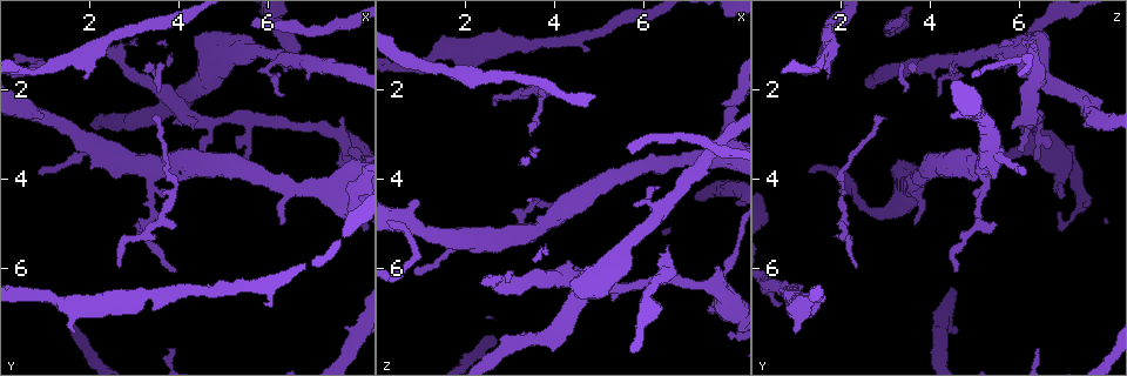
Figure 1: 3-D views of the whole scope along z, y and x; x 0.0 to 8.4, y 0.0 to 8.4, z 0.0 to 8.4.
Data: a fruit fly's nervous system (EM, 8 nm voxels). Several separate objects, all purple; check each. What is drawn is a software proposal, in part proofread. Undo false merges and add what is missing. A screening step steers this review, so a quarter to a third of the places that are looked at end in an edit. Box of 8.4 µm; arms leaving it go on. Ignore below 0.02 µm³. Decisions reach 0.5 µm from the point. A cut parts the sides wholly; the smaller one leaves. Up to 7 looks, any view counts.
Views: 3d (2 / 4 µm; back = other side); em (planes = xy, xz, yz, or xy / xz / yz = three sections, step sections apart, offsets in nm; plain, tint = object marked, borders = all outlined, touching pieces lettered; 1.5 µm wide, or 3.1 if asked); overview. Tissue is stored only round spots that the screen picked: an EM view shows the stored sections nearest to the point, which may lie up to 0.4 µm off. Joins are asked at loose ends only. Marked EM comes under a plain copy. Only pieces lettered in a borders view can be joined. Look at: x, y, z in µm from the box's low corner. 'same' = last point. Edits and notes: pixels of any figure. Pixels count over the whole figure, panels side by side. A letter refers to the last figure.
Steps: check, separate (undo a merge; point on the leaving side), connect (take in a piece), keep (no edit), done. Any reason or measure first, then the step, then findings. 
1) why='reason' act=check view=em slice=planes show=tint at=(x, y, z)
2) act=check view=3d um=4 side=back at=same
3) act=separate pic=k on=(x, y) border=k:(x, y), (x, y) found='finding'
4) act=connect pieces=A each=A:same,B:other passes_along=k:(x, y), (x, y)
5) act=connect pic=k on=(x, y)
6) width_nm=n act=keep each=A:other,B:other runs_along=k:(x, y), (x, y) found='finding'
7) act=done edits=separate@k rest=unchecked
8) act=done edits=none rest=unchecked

why='an open end' act=check view=em slice=planes show=borders at=(0.95, 2.65, 4.60)

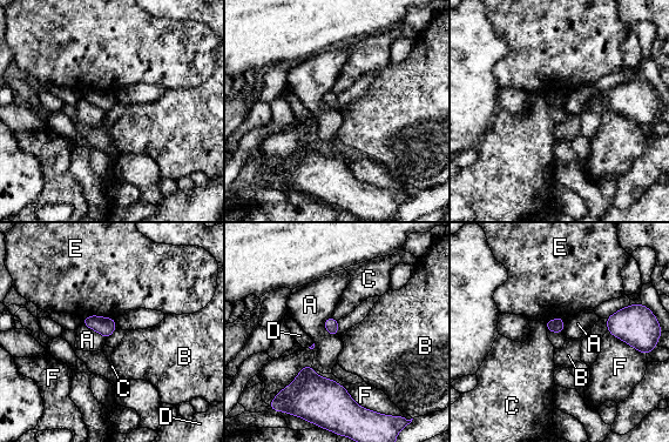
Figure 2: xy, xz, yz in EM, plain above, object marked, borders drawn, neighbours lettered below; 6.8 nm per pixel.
act=keep each=A:other,B:other,C:other,D:other,E:other,F:other border=2:(331, 315), (324, 328), (337, 335) found='none of them fits'

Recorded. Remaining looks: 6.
why='sudden change in width' act=check view=em slice=yz step=8 show=tint at=(1.80, 1.40, 1.65)

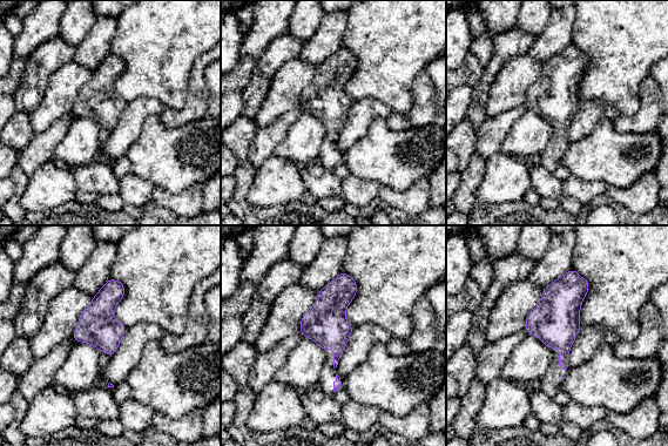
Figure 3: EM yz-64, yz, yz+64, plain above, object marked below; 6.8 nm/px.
why='cut it another way' act=check view=em slice=planes show=borders at=same

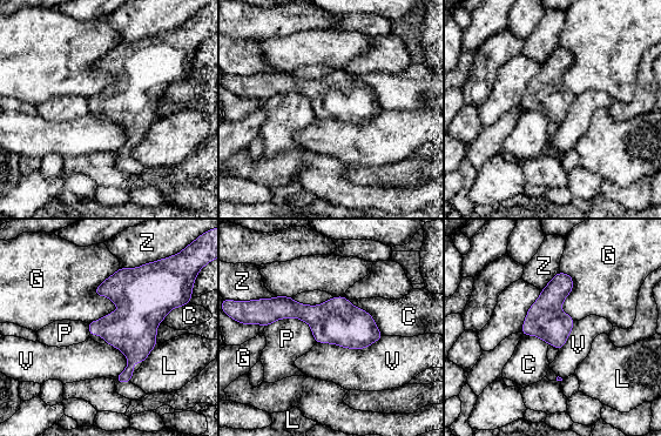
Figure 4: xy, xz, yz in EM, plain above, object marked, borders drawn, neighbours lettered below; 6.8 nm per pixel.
width_nm=260 act=keep each=C:other,G:other,L:other,P:other,V:other,Z:other runs_along=4:(261, 319), (299, 310), (378, 335) found='continuous, no second neuron'

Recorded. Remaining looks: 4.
why='free end' act=check view=em slice=planes show=tint at=(5.90, 6.80, 0.70)

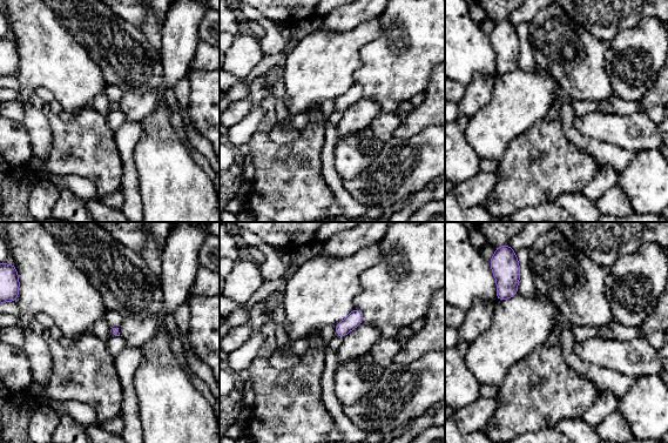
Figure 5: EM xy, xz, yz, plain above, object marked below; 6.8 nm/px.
why='see the neighbours' act=check view=em slice=planes show=borders at=same

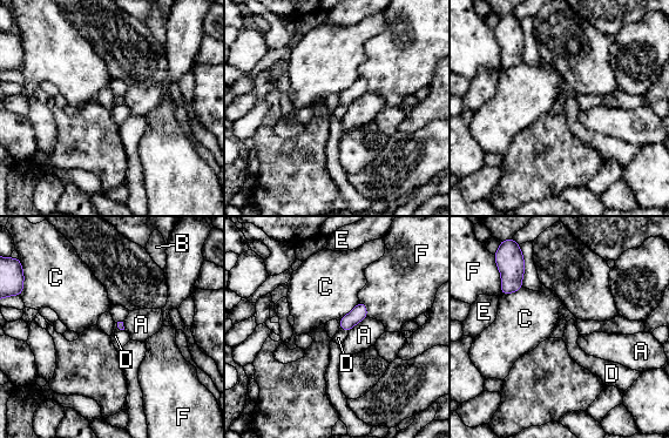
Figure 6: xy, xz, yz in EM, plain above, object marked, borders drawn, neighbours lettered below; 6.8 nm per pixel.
longest_contact=C:200nm act=keep each=A:other,B:other,C:other,D:other,E:other,F:other found='no lettered piece goes on from it'

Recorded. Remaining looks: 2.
act=done edits=none rest=unchecked

